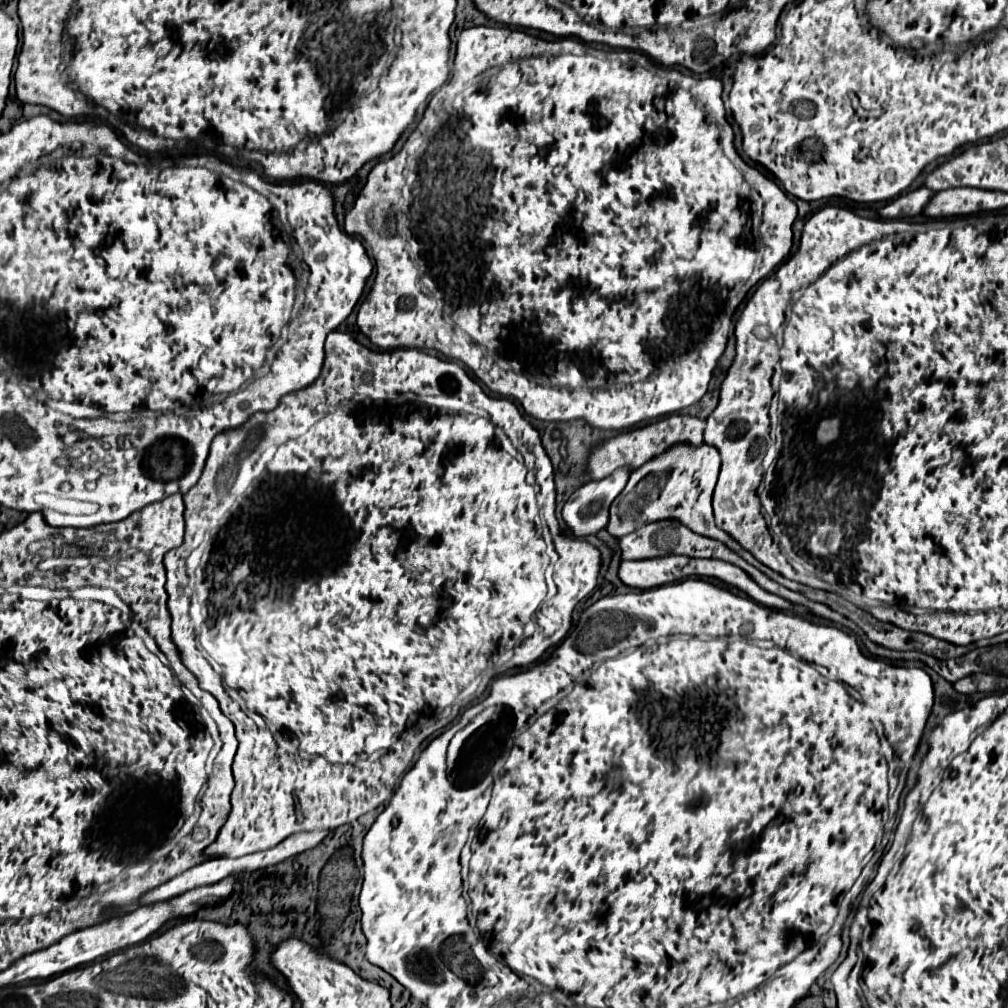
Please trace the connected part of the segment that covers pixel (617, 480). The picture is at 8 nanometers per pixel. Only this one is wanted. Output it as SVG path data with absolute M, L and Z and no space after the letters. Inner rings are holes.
M620 468L604 480L590 480L582 484L562 508L562 518L572 536L584 538L598 534L608 524L608 508L612 500L624 490L626 482L628 472Z

